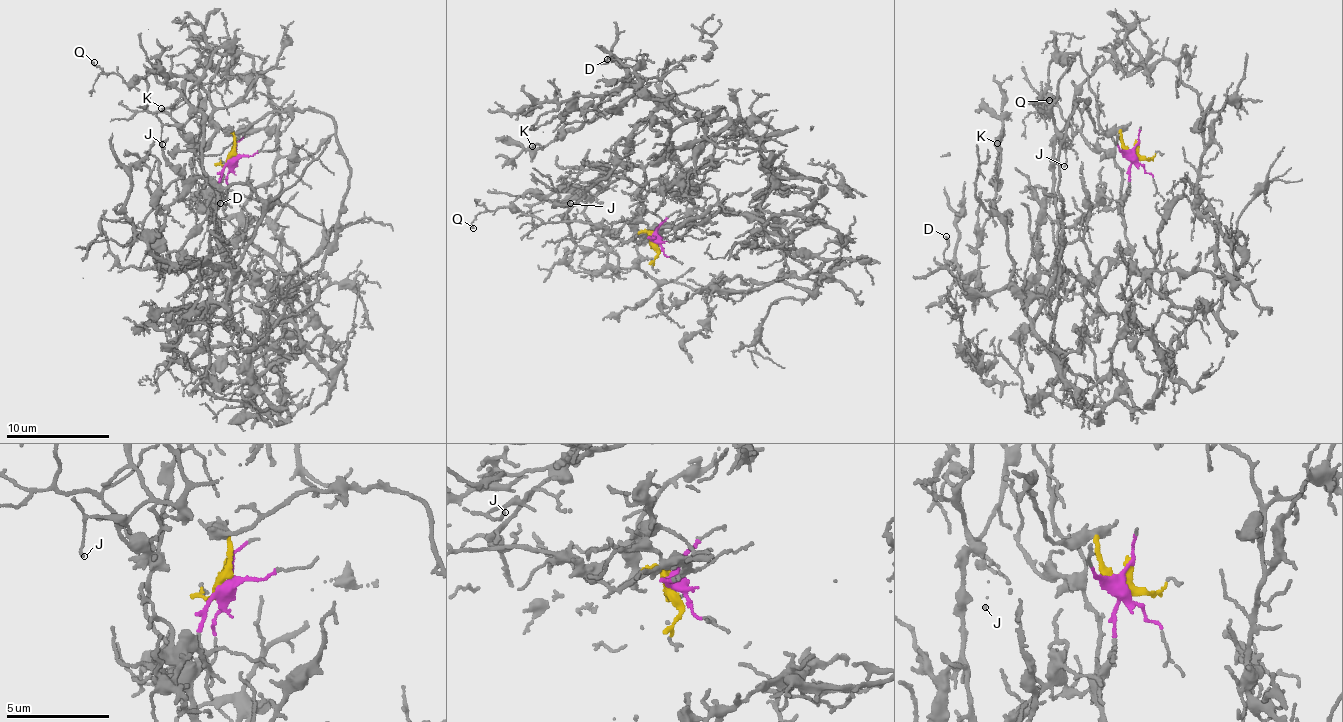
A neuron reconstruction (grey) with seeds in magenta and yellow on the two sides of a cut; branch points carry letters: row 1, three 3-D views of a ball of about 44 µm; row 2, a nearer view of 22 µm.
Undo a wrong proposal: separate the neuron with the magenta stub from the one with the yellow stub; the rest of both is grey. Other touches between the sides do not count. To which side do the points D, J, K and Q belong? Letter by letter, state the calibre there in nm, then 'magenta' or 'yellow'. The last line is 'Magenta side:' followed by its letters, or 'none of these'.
D: calibre 190 nm; yellow
J: calibre 120 nm; yellow
K: calibre 130 nm; yellow
Q: calibre 120 nm; magenta
Magenta side: Q

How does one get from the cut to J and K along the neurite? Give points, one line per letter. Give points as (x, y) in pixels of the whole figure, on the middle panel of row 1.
J: (654, 238), (635, 210), (648, 193), (728, 126), (762, 114), (687, 121), (668, 153), (569, 203)
K: (654, 238), (635, 210), (648, 193), (728, 126), (762, 114), (699, 120), (668, 101), (624, 97), (531, 145)

